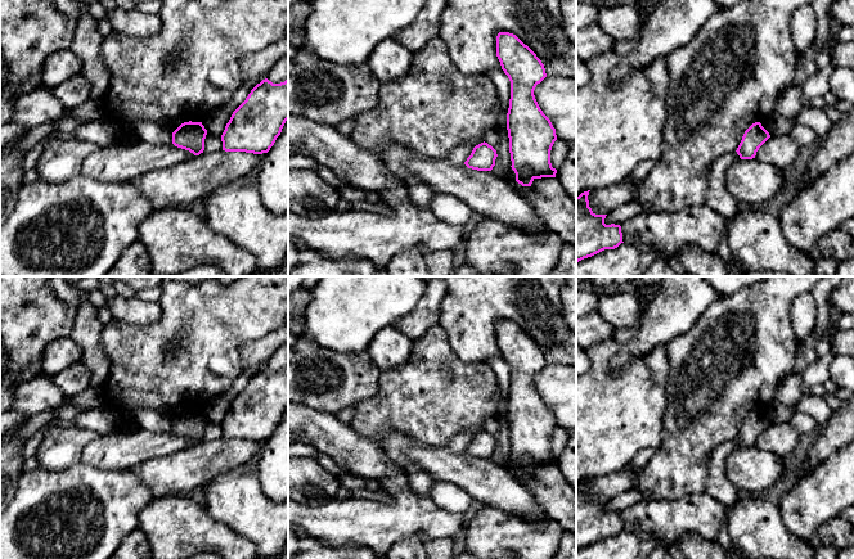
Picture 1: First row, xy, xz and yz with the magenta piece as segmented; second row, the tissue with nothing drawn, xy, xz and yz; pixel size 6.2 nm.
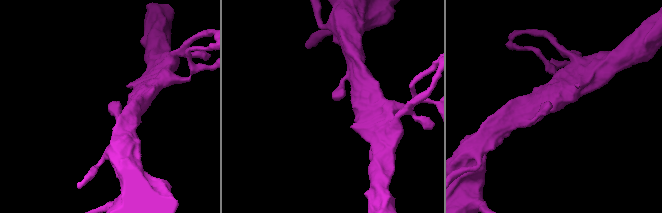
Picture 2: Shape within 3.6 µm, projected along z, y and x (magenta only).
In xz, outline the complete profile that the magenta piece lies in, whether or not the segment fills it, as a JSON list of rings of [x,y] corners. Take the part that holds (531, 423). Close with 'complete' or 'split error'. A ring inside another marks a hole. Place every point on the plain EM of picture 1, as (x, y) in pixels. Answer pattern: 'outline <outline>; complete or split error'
outline [[[499,320],[496,344],[511,369],[507,401],[509,441],[516,469],[531,474],[535,466],[556,465],[550,438],[557,428],[556,416],[540,397],[534,378],[545,365],[536,342],[516,323]]]; complete

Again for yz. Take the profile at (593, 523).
outline [[[589,479],[576,484],[576,550],[604,537],[615,537],[622,529],[620,513],[606,513],[607,502],[595,502],[589,495]]]; complete

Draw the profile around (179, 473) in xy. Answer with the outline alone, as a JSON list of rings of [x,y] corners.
[[[246,439],[201,441],[181,451],[149,459],[131,468],[156,496],[181,496],[203,488],[215,477],[257,457],[260,442]]]

